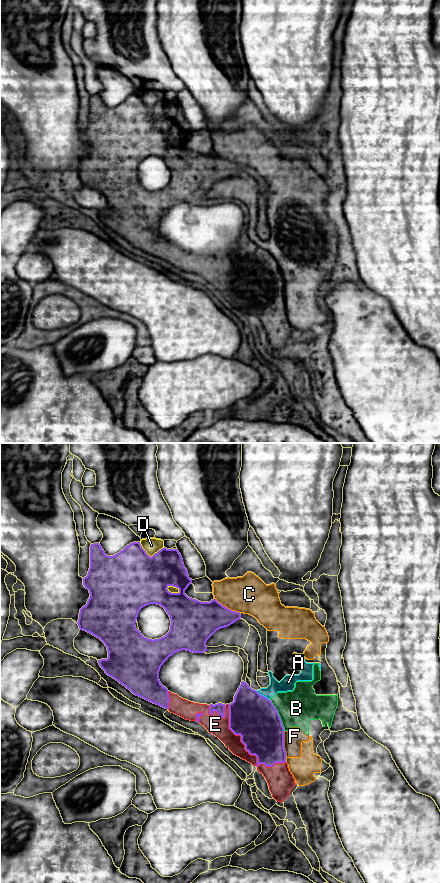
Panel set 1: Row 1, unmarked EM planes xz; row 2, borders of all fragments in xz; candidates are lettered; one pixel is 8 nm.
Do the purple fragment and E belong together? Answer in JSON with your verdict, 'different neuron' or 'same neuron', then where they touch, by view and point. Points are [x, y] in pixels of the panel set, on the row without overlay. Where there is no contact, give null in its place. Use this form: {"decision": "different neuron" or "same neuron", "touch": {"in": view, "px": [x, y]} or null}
{"decision": "same neuron", "touch": {"in": "xz", "px": [235, 286]}}

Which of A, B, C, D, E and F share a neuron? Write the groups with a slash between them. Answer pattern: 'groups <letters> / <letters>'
groups A B C F / D / E

